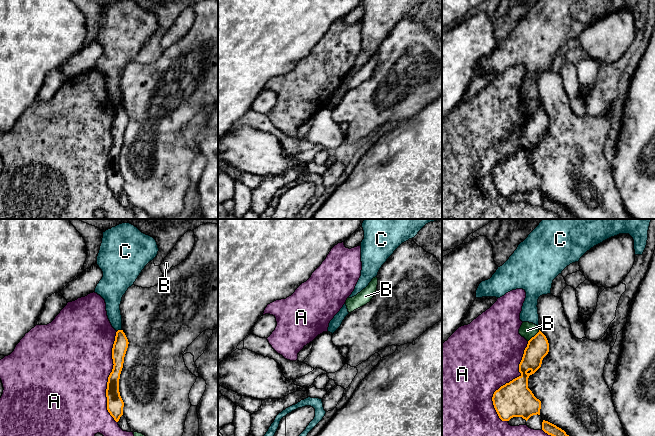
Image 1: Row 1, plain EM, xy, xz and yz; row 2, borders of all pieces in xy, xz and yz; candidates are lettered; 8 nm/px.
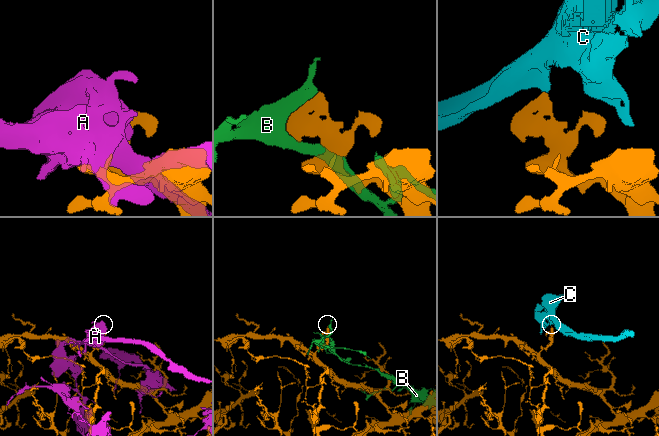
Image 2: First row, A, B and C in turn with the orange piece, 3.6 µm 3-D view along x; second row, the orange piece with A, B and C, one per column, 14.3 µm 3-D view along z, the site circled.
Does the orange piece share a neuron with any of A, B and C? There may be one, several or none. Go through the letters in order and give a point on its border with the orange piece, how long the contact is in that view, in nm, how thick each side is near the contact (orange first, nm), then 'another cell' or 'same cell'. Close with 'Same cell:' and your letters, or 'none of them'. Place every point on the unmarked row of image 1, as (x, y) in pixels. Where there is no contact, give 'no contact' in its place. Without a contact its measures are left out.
A: contact yz (510, 157); length 700 nm; calibres 280 and 480 nm; another cell
B: contact yz (534, 112); length 130 nm; calibres 180 and 130 nm; another cell
C: contact xy (118, 106); length 40 nm; calibres 120 and 130 nm; another cell
Same cell: none of them

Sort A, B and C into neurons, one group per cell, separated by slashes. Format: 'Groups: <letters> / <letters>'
Groups: A / B / C

